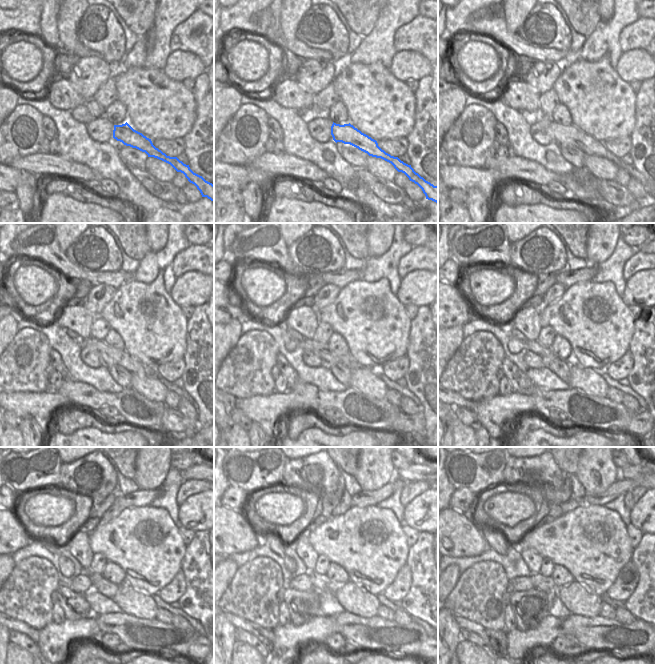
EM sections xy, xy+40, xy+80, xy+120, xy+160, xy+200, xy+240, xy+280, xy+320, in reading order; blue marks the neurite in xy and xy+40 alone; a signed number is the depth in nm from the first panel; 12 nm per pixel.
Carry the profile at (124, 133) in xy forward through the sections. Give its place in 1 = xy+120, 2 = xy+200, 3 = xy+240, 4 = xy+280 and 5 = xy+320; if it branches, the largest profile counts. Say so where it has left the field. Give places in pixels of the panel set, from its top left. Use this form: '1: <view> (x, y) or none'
1: xy+120 (108, 356)
2: xy+200 (515, 346)
3: xy+240 (66, 566)
4: xy+280 (271, 539)
5: xy+320 (496, 539)

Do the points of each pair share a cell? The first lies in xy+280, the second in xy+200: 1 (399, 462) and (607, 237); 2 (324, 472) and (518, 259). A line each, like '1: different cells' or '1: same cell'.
1: different cells
2: same cell

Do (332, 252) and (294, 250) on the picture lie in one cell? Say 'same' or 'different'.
same

